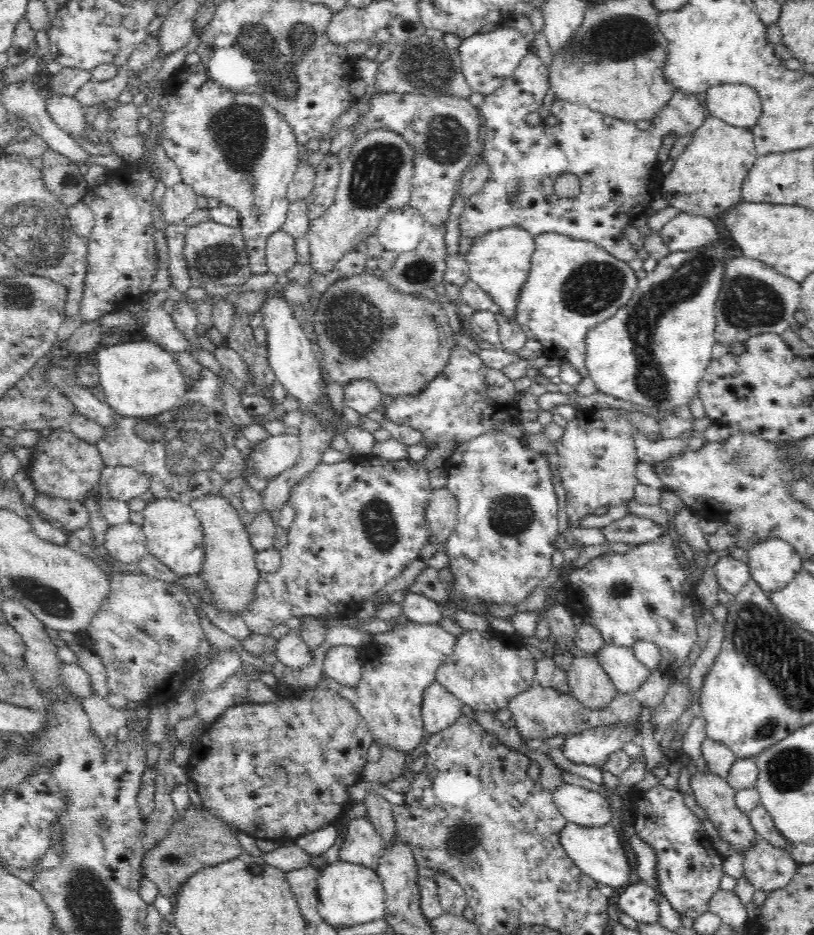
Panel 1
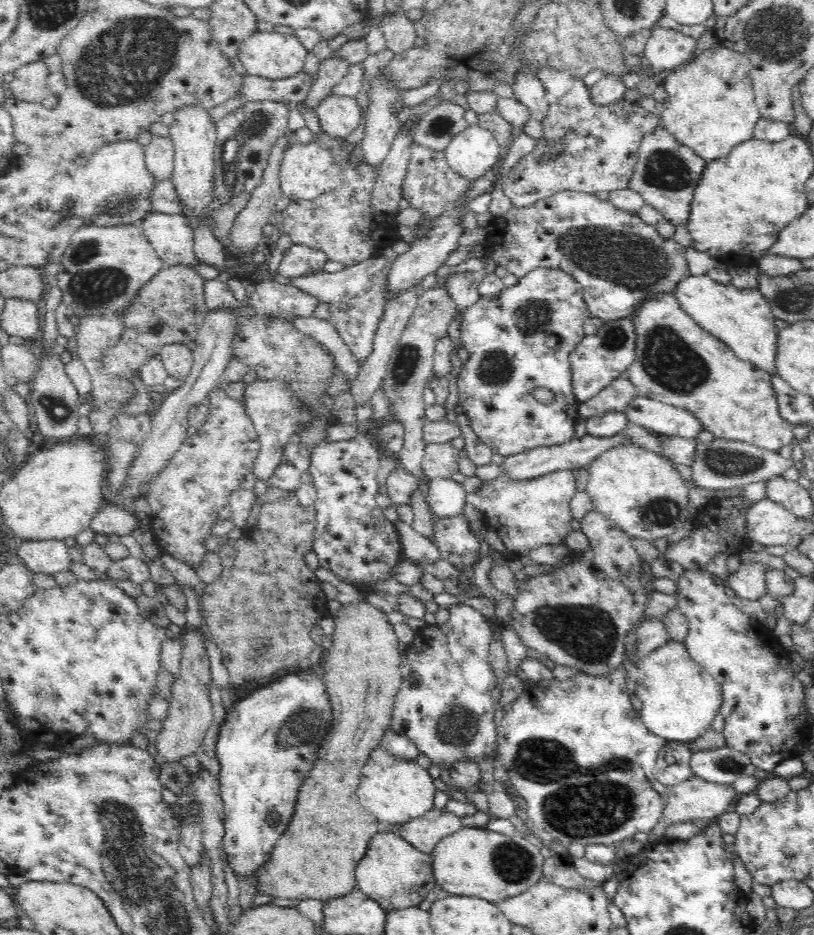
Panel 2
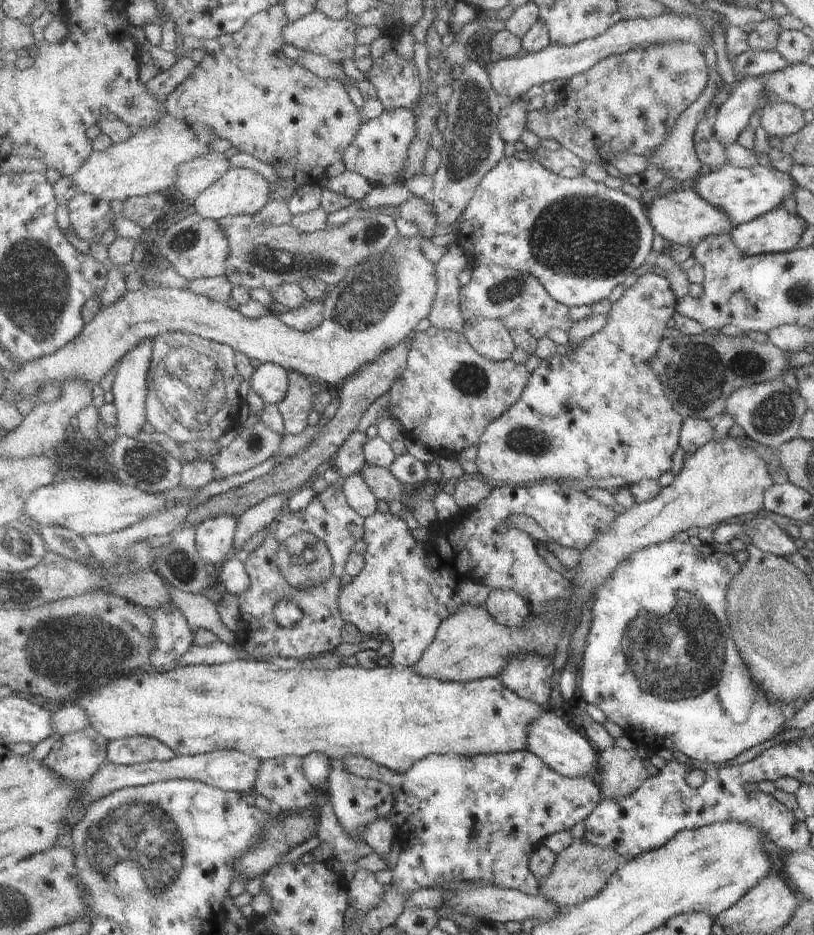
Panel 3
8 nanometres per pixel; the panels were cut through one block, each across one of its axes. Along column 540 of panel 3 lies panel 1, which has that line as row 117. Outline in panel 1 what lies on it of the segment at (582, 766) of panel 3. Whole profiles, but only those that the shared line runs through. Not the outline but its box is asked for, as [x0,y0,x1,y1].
[705,83,762,129]

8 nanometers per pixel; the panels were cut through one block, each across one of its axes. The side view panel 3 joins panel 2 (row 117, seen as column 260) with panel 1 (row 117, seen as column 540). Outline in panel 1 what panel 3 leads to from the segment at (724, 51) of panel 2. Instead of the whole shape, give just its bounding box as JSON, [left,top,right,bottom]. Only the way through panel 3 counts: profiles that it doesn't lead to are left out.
[661,116,758,220]

